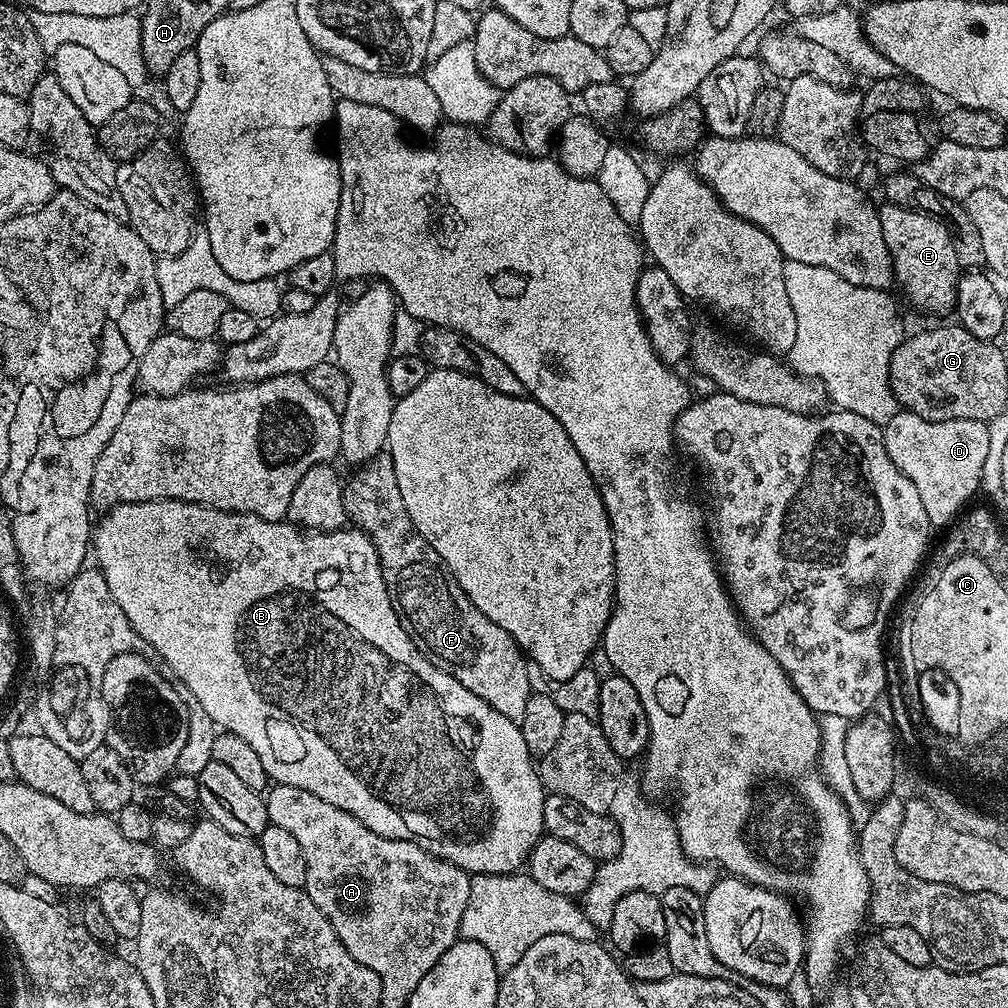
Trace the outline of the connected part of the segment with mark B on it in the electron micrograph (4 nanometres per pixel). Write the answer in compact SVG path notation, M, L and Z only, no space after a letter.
M151 500L150 502L120 504L117 508L107 509L101 516L104 517L101 518L100 524L98 520L94 528L94 564L106 578L106 586L110 590L114 602L118 602L118 606L122 606L122 614L126 614L126 618L132 623L136 633L144 639L145 645L149 649L152 647L168 663L169 670L188 687L188 690L186 689L187 695L189 697L192 695L197 700L195 703L198 707L206 710L209 721L217 729L238 734L238 738L243 738L245 742L250 742L250 746L254 746L254 754L258 754L258 758L262 758L262 766L266 766L269 777L275 783L298 786L298 790L310 790L310 794L322 798L322 802L330 802L330 806L338 806L338 810L346 810L350 814L354 814L354 818L358 818L358 822L362 822L362 826L366 826L366 830L374 830L374 834L382 834L382 838L412 840L418 846L422 846L422 850L426 850L443 860L449 860L451 864L469 874L506 874L511 876L519 873L527 865L529 852L539 842L541 836L545 835L544 798L546 789L544 783L540 781L540 773L530 750L526 750L526 738L522 738L520 725L517 721L506 718L506 714L498 714L498 710L494 710L494 706L482 702L482 698L478 698L478 694L470 694L470 690L466 690L466 686L462 686L462 682L458 682L454 678L450 678L450 674L438 670L438 666L434 666L434 662L430 662L420 653L418 646L410 638L410 634L406 634L402 622L396 617L396 611L390 602L390 594L386 590L386 582L380 569L378 550L365 532L348 526L338 532L305 534L292 522L263 520L254 514L242 514L241 512L223 512L217 508L208 508L204 504L191 504L185 500Z

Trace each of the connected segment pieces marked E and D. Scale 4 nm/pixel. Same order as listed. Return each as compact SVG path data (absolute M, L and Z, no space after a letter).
M885 203L879 209L882 222L882 238L892 255L892 275L897 285L904 287L904 296L916 308L924 312L953 311L956 302L956 284L960 281L962 269L958 254L954 254L954 242L950 238L947 226L934 216L927 216L919 210L906 210L897 204Z
M897 411L888 424L883 425L884 445L890 462L914 482L914 490L918 490L918 498L922 498L922 506L926 506L926 518L933 529L943 529L951 525L954 518L961 515L964 503L980 492L982 465L986 463L986 453L990 450L990 434L988 426L982 420L943 420L934 422L922 418L913 412Z

